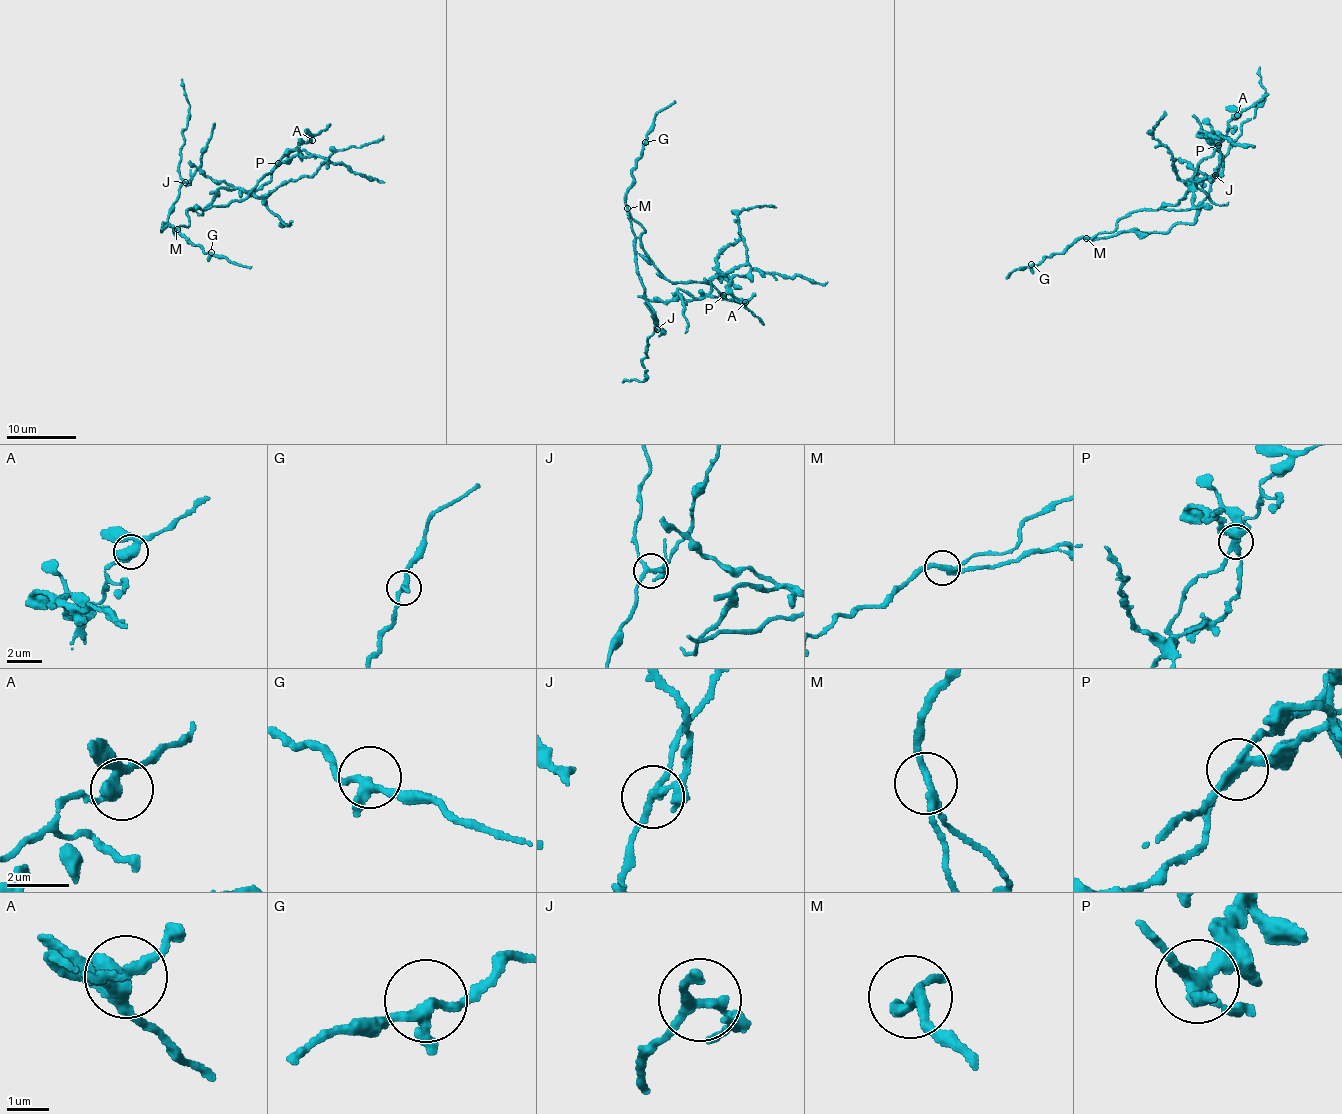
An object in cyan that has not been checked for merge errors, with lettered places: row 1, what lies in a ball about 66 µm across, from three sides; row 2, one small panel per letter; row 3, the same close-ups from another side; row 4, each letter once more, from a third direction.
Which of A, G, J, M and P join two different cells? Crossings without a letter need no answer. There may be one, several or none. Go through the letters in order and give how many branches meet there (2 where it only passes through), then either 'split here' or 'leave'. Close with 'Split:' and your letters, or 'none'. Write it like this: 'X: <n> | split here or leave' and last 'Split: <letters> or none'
A: 3 | leave
G: 3 | leave
J: 3 | split here
M: 3 | leave
P: 4 | split here
Split: J, P

